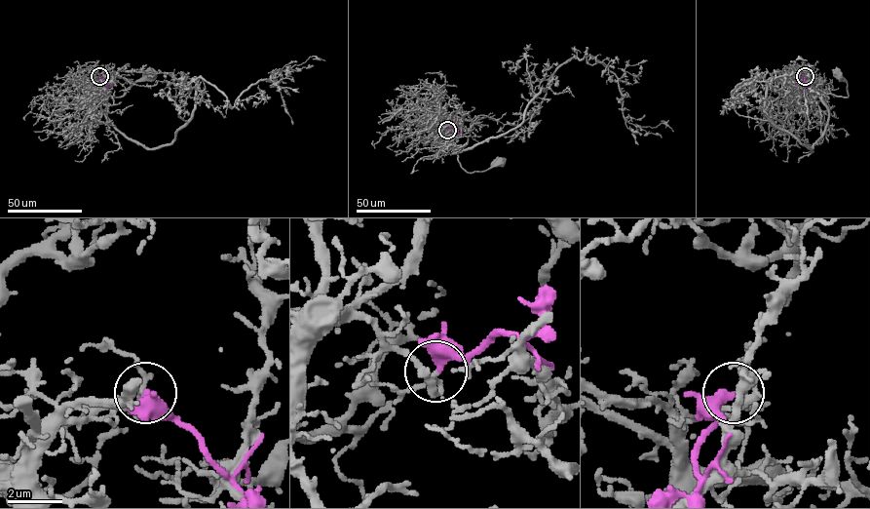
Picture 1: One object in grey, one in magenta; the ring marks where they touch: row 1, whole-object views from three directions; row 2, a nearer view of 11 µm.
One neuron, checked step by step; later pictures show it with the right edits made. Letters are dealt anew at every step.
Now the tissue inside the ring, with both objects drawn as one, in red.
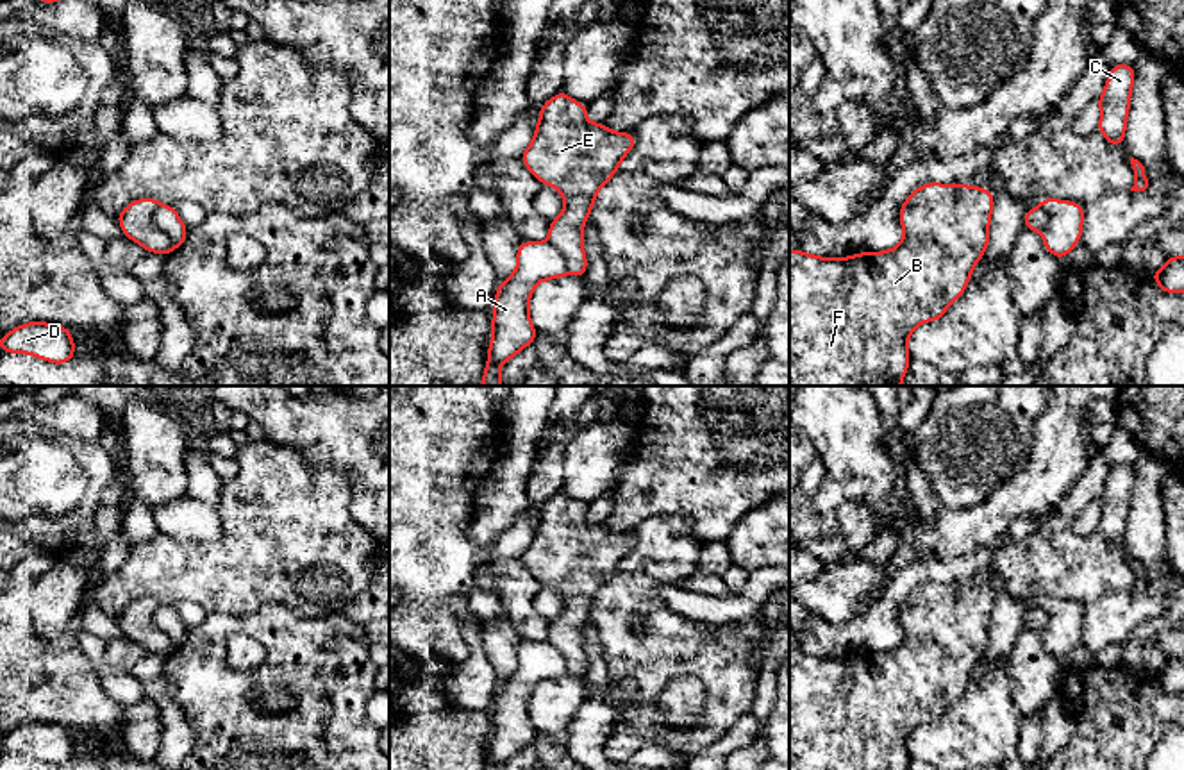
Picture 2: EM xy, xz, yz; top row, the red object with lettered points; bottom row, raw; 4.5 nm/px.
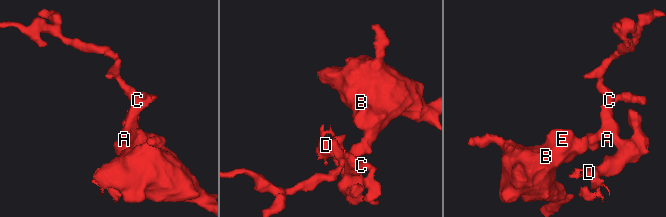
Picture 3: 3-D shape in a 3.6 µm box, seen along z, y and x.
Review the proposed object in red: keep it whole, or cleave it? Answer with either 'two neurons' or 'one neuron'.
two neurons

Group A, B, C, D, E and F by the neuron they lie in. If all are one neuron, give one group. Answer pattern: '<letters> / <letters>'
A C D / B E F

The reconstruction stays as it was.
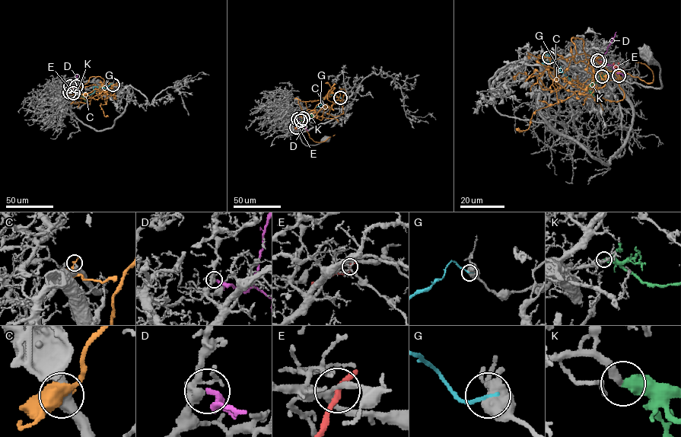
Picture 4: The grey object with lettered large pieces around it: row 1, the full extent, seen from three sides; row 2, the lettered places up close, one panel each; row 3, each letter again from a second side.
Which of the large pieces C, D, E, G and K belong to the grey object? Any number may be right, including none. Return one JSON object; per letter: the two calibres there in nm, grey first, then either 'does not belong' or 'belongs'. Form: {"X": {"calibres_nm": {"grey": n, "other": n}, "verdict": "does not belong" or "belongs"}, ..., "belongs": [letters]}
{"C": {"calibres_nm": {"grey": 260, "other": 190}, "verdict": "does not belong"}, "D": {"calibres_nm": {"grey": 280, "other": 240}, "verdict": "does not belong"}, "E": {"calibres_nm": {"grey": 240, "other": 320}, "verdict": "does not belong"}, "G": {"calibres_nm": {"grey": 550, "other": 140}, "verdict": "does not belong"}, "K": {"calibres_nm": {"grey": 320, "other": 500}, "verdict": "belongs"}, "belongs": ["K"]}

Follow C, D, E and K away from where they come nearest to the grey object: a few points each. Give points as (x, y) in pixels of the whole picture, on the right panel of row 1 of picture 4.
C: (618, 75), (605, 80), (593, 63), (602, 55), (576, 62), (554, 52), (548, 74), (558, 103), (518, 130)
D: (599, 61), (604, 63), (604, 54), (616, 31)
E: (597, 60), (615, 68), (618, 62)
K: (602, 76), (606, 78), (602, 82), (594, 81), (588, 87), (593, 96)

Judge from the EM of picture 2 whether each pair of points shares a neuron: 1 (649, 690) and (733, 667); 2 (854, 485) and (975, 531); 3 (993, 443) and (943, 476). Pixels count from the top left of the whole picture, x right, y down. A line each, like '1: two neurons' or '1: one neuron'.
1: one neuron
2: two neurons
3: one neuron

